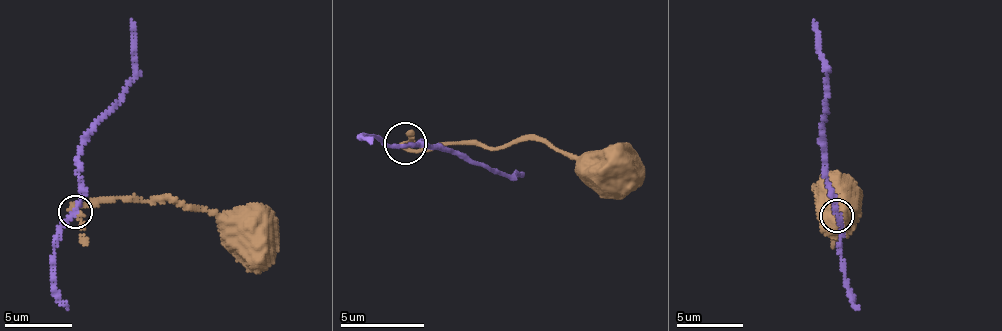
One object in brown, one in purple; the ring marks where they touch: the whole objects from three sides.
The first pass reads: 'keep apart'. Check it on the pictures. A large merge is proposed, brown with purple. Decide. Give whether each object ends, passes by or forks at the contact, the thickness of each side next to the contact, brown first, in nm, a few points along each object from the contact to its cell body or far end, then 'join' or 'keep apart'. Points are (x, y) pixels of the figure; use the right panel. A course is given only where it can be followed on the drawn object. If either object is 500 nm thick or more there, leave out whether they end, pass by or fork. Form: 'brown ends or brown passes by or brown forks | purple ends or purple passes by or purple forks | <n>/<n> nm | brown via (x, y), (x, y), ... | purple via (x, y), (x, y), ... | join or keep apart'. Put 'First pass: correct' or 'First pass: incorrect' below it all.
brown passes by | purple passes by | 280/240 nm | brown via (837, 217), (840, 209), (830, 195), (818, 188), (835, 186), (839, 196) | purple via (837, 217), (826, 180), (827, 71), (814, 20) | keep apart
First pass: correct

